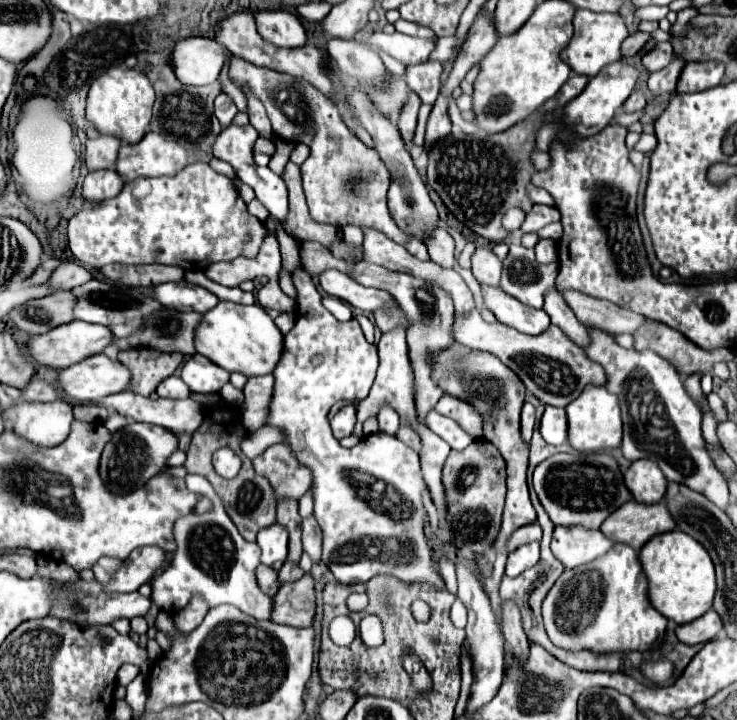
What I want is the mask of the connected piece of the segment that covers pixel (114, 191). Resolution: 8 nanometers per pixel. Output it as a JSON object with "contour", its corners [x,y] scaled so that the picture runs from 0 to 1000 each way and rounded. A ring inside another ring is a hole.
{"contour":[[[156,236],[121,239],[113,253],[113,275],[121,281],[140,281],[156,275],[167,261],[167,247]]]}

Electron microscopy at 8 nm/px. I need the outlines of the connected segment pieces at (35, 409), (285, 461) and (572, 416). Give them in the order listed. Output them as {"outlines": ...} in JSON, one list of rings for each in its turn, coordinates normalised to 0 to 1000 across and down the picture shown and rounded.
{"outlines":[[[[91,556],[23,558],[4,569],[4,581],[18,589],[18,600],[47,619],[72,622],[83,617],[99,586],[99,567]]],[[[389,617],[365,619],[343,639],[349,658],[368,667],[376,692],[408,692],[422,675],[422,653],[406,647]]],[[[796,536],[783,556],[777,556],[769,567],[769,583],[772,583],[772,617],[783,628],[821,628],[829,622],[843,619],[843,569],[840,556],[834,547],[821,542],[821,536]]]]}

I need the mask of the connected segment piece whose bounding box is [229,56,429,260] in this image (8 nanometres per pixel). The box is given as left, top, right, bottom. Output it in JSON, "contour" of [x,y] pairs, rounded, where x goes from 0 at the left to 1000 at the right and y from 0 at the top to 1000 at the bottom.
{"contour":[[[313,81],[313,111],[335,117],[349,136],[360,144],[373,189],[387,194],[403,194],[422,206],[419,219],[408,228],[408,250],[417,272],[419,297],[427,308],[441,311],[484,311],[517,319],[539,339],[547,339],[563,358],[582,361],[579,344],[558,325],[541,319],[525,292],[525,264],[531,256],[528,239],[506,206],[498,206],[463,167],[457,147],[427,119],[411,114],[411,108],[395,108],[373,97],[357,97],[330,81]]]}

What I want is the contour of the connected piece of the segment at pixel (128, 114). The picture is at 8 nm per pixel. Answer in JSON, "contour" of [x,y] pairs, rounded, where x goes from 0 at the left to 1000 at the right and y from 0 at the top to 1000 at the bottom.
{"contour":[[[153,92],[126,111],[118,133],[118,167],[137,186],[156,186],[164,197],[183,200],[202,183],[205,150],[210,142],[210,125],[197,103],[180,94]]]}

